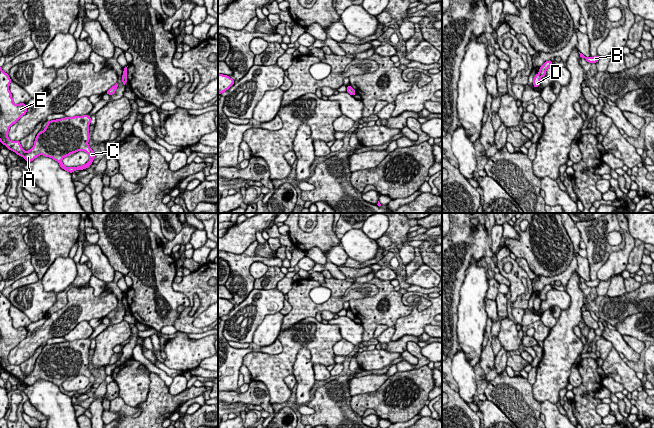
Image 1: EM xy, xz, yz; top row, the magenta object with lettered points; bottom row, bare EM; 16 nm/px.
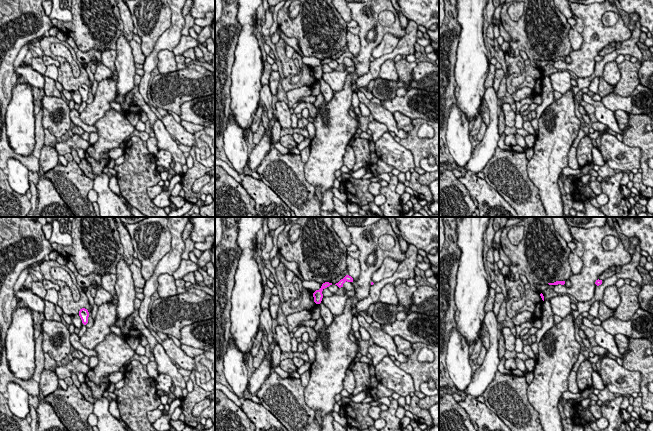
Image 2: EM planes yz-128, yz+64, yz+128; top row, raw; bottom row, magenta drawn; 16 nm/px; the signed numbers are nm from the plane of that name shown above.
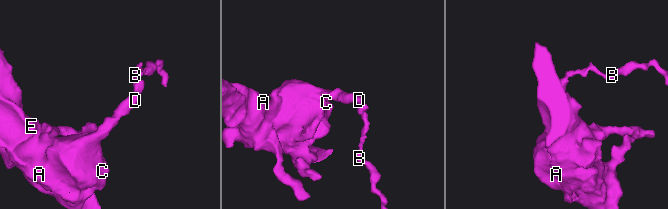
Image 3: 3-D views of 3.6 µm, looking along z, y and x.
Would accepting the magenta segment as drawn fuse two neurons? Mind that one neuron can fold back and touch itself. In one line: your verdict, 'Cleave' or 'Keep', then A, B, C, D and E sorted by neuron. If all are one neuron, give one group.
Cleave. Groups: A C D E / B

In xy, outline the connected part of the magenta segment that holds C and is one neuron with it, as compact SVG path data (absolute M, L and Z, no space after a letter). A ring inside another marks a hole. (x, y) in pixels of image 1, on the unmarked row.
M0 291L0 366L2 369L27 386L33 385L39 379L52 382L69 397L90 391L95 382L95 376L88 369L91 347L89 339L47 345L47 350L42 356L38 356L34 369L29 375L21 371L20 365L11 365L8 362L10 351L27 337L28 332L25 327L13 327L9 314L10 307L9 299ZM78 375L86 376L90 381L89 385L81 390L66 391L62 383Z

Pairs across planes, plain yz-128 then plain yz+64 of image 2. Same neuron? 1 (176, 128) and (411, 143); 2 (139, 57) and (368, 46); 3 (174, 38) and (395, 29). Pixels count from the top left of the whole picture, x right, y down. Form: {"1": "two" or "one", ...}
{"1": "two", "2": "two", "3": "two"}

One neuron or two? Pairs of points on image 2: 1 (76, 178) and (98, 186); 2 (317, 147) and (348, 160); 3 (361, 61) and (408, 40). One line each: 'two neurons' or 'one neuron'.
1: two neurons
2: two neurons
3: two neurons

